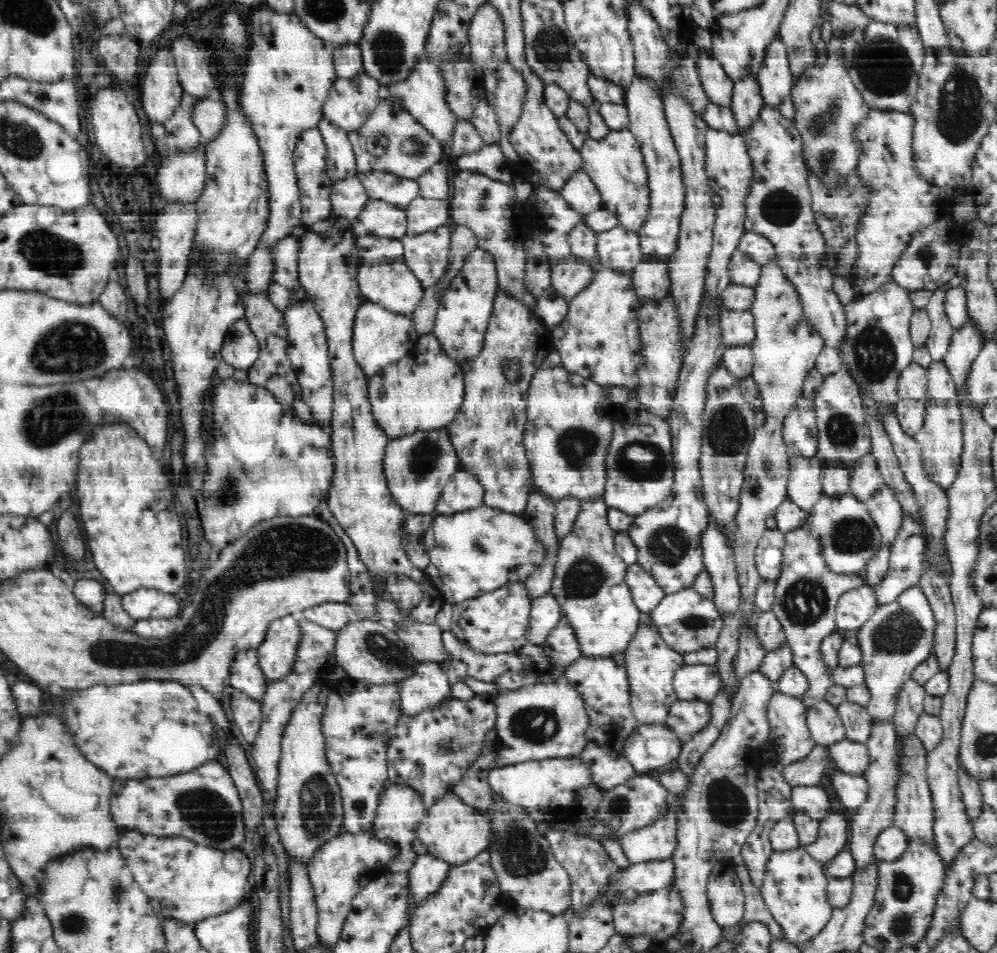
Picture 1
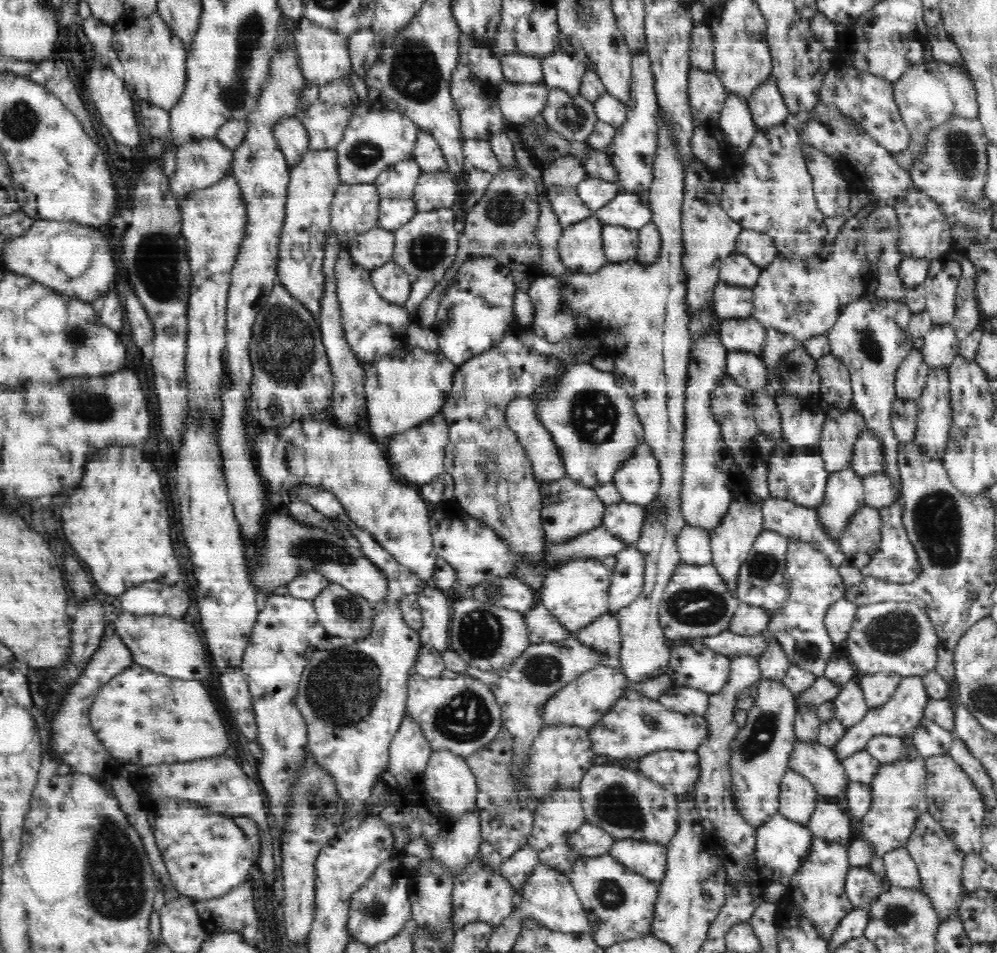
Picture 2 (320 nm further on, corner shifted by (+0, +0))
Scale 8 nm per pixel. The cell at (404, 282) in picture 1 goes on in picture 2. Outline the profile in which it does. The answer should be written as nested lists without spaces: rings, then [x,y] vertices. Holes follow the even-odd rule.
[[[393,260],[372,270],[371,280],[378,294],[389,303],[402,305],[411,296],[412,282]]]

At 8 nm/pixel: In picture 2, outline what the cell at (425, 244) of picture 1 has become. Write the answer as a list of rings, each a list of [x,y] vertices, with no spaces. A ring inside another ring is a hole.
[[[440,208],[434,212],[417,212],[410,222],[393,232],[395,237],[393,262],[408,274],[412,282],[411,296],[406,303],[402,304],[411,318],[410,324],[418,324],[416,308],[444,279],[457,257],[461,234],[454,228],[454,224],[456,224],[456,216],[451,208]]]

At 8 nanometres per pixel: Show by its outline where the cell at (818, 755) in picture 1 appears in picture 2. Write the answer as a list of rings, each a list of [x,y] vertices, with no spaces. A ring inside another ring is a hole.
[[[903,677],[894,696],[883,707],[869,710],[860,723],[848,727],[844,737],[840,738],[837,746],[832,750],[835,752],[836,757],[840,761],[843,761],[848,756],[865,749],[866,744],[869,742],[868,740],[874,736],[889,735],[912,738],[916,728],[918,728],[920,722],[925,718],[924,710],[929,700],[926,689],[924,689],[924,684],[922,683],[922,677]]]

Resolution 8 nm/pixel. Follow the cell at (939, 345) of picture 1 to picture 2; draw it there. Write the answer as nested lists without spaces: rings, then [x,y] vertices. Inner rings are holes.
[[[949,258],[932,259],[928,277],[923,286],[926,290],[926,308],[932,324],[947,326],[955,315],[956,292],[960,276],[961,265]]]

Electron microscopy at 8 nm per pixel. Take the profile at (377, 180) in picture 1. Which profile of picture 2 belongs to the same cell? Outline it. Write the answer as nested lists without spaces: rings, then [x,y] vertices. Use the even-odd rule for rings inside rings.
[[[415,159],[401,160],[400,162],[393,164],[390,168],[383,170],[374,180],[380,199],[398,199],[404,197],[412,197],[413,192],[418,180],[418,177],[423,172],[420,165],[416,163]]]

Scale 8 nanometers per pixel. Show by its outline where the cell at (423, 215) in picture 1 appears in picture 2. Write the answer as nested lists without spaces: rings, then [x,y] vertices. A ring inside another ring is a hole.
[[[436,171],[418,177],[413,200],[417,212],[434,212],[440,208],[451,208],[456,202],[458,186],[449,171]]]

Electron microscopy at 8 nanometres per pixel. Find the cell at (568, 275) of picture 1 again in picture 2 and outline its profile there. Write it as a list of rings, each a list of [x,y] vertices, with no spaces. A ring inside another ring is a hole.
[[[595,216],[564,228],[558,251],[567,272],[593,274],[609,264],[603,250],[603,228]]]

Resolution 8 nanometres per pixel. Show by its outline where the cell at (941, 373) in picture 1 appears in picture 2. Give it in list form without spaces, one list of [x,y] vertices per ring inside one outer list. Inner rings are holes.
[[[933,324],[930,330],[924,334],[922,341],[924,346],[921,354],[928,368],[949,368],[958,355],[959,340],[951,324],[947,326]]]

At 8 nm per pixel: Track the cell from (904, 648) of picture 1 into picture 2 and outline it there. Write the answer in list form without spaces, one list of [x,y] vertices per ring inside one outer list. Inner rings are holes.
[[[882,601],[858,607],[846,648],[856,670],[865,675],[902,675],[923,677],[935,670],[940,644],[928,613],[914,603]]]

